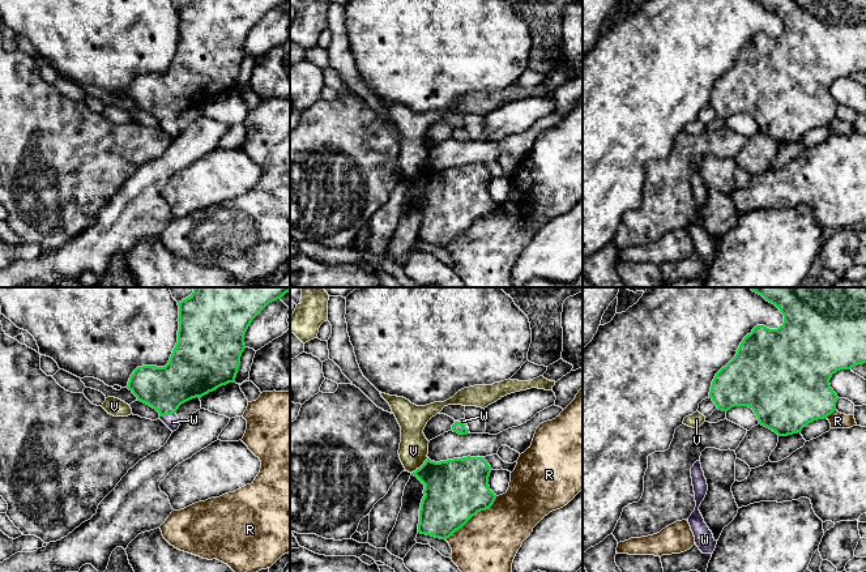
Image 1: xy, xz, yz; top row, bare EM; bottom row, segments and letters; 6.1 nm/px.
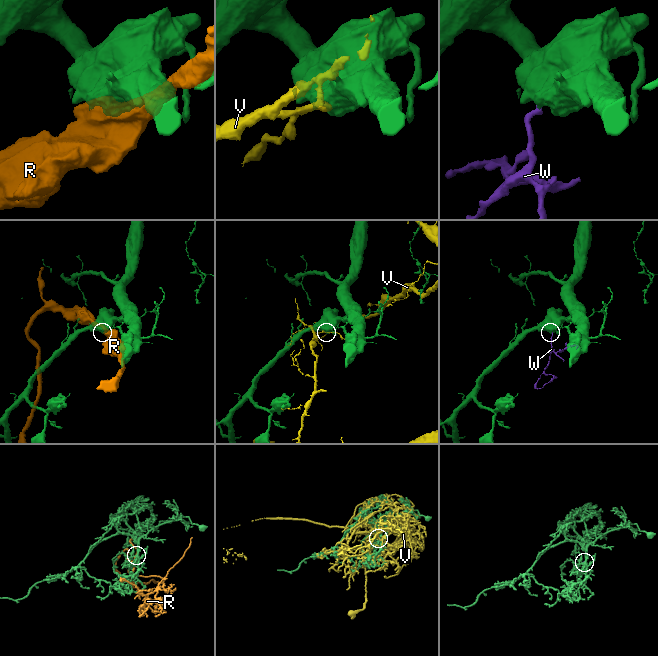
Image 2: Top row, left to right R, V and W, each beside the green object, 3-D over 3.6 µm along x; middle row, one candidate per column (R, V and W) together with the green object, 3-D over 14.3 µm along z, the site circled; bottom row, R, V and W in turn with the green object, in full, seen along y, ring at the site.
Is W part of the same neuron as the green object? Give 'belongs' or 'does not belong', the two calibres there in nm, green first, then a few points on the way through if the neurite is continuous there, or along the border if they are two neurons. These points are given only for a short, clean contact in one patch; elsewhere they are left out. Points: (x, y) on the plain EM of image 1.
belongs; 280 nm thick on the green side, 80 nm on the other; runs through xy (184, 85), (167, 102), (167, 122), (173, 129)

